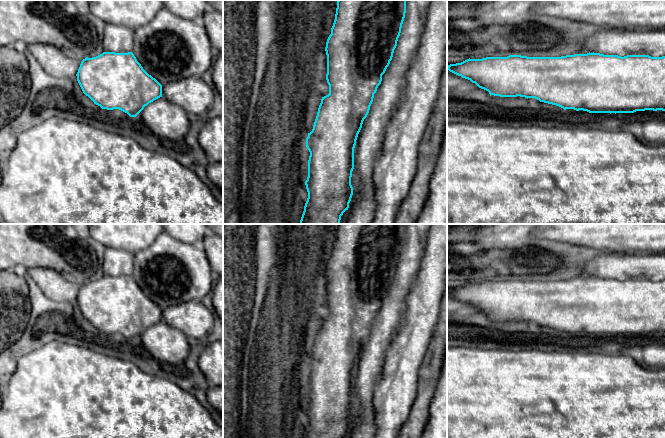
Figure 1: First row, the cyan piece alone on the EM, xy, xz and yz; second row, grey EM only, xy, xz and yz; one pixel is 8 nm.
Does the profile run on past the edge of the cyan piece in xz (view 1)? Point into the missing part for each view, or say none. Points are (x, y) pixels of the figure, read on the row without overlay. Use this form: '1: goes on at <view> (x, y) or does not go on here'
1: does not go on here

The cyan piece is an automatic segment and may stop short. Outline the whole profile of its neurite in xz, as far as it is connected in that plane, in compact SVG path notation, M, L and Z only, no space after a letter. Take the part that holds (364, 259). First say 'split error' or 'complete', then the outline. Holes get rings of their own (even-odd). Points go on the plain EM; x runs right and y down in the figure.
complete; M338 224L331 258L326 266L329 318L322 321L313 353L306 362L310 376L308 401L305 405L308 422L303 438L343 438L353 419L351 409L354 393L354 372L367 341L382 299L392 284L406 237L407 224Z

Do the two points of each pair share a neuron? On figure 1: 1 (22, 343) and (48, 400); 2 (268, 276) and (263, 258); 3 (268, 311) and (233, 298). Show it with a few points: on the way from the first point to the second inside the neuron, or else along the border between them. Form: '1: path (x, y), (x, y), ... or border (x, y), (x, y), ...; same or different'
1: border (38, 333), (37, 346), (17, 360), (14, 373); different
2: path (267, 272), (267, 262); same
3: border (264, 301), (262, 317); different

